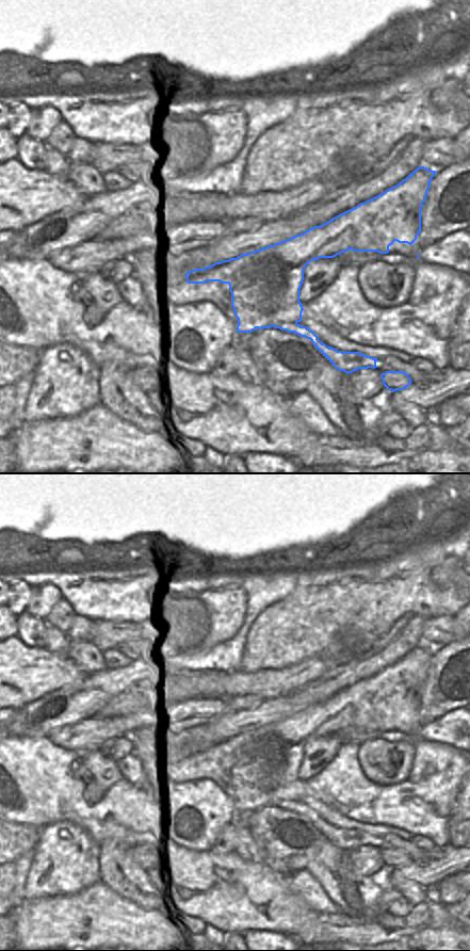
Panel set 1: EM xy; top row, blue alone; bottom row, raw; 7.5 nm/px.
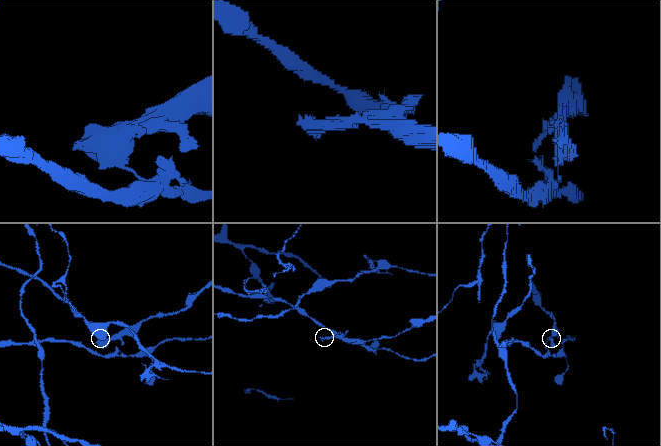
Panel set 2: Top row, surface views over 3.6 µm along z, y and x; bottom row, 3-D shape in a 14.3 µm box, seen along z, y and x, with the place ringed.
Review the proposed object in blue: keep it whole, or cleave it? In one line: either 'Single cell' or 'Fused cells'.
Fused cells.

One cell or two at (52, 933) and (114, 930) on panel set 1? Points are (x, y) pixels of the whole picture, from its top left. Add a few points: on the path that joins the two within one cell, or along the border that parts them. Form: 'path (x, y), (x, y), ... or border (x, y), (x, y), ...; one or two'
path (67, 930), (99, 930); one

